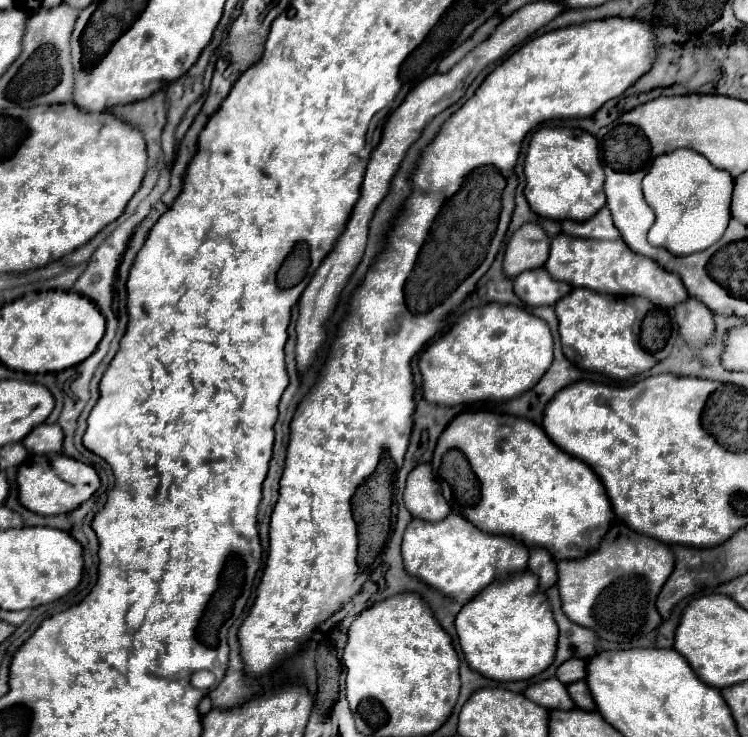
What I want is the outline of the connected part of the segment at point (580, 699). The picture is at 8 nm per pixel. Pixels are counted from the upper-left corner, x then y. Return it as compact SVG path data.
M578 680L578 682L568 684L566 690L570 692L570 698L574 700L574 704L578 704L578 708L582 708L582 710L596 710L594 700L592 700L590 690L588 690L588 686L586 686L584 680Z

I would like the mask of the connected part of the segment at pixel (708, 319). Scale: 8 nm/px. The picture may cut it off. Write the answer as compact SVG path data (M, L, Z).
M690 296L682 304L678 304L674 310L676 310L676 322L680 326L680 334L692 346L702 346L712 338L714 320L706 304L700 304L700 300Z

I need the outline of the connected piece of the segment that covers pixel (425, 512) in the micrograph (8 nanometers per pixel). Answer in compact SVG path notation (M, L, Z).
M430 462L418 464L406 480L404 490L404 504L412 516L438 522L450 514L450 506L446 504L438 482L432 476Z

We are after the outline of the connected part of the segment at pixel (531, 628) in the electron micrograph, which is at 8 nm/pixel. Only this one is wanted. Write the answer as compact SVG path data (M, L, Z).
M530 570L514 576L506 576L502 580L494 580L494 584L488 584L478 596L474 596L474 600L470 600L470 604L462 606L462 610L456 616L456 630L460 638L460 648L464 652L468 666L496 682L528 680L540 674L542 670L546 670L554 660L558 626L552 618L548 598L538 588L538 580L534 580Z

